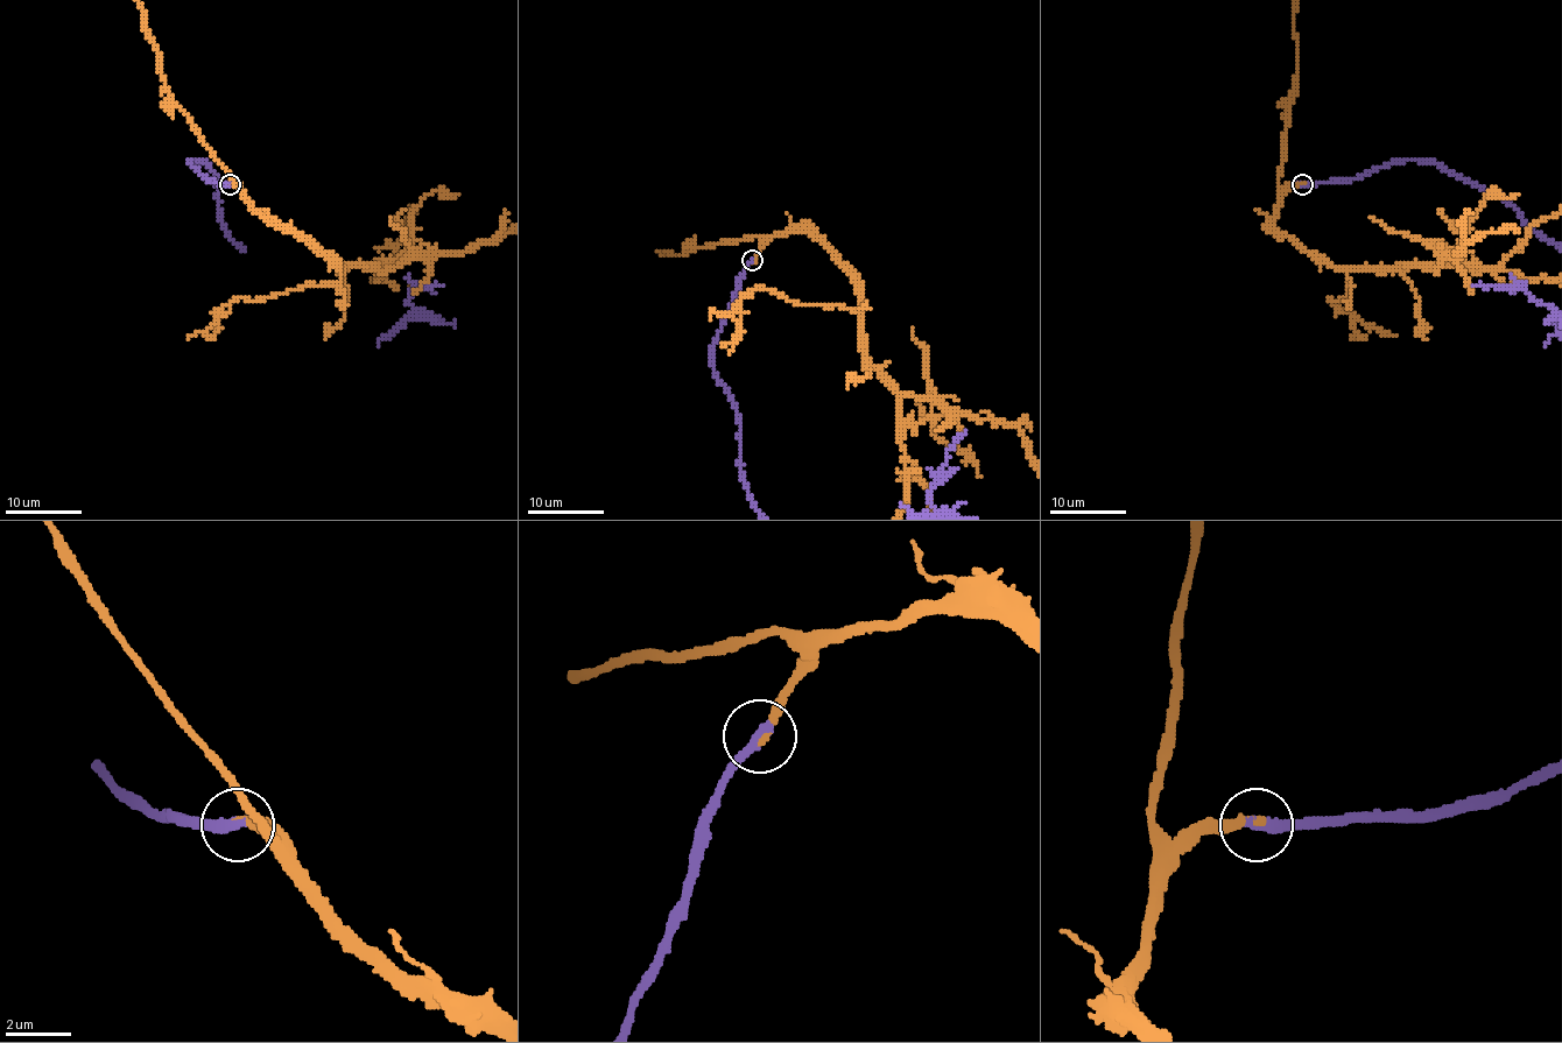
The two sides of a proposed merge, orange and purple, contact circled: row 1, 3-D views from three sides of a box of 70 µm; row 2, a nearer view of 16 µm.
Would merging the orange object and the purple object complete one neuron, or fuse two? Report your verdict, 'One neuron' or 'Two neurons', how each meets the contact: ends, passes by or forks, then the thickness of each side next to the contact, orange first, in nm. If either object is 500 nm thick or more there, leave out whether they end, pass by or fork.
One neuron. At the ring orange ends. At the ring purple ends. Thickness 280 nm (orange) against 340 nm

